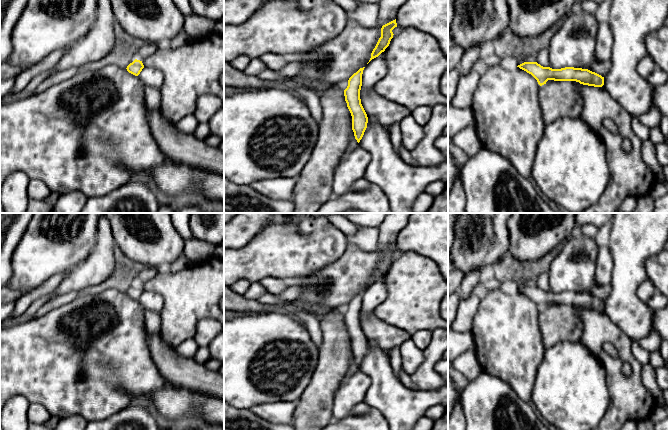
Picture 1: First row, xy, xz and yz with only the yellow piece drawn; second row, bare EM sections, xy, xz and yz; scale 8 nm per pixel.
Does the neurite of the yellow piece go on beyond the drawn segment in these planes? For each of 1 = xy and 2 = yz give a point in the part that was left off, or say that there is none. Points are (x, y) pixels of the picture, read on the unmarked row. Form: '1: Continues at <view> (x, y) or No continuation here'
1: No continuation here
2: No continuation here

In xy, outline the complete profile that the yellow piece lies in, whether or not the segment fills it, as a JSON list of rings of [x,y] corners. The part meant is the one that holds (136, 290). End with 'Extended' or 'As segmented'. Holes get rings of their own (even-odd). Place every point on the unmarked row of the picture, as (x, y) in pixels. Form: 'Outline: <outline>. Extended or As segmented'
Outline: [[[135,283],[132,287],[130,287],[127,290],[127,295],[135,300],[138,300],[142,293],[144,292],[144,289],[142,285]]]. As segmented

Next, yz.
Outline: [[[524,286],[517,291],[531,298],[540,310],[546,308],[548,304],[576,305],[580,308],[594,311],[602,311],[604,309],[604,301],[588,293],[574,291],[552,293],[543,291],[537,286]]]. As segmented

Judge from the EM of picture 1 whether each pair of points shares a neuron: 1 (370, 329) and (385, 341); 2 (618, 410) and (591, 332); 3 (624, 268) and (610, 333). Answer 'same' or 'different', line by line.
1: same
2: same
3: different

